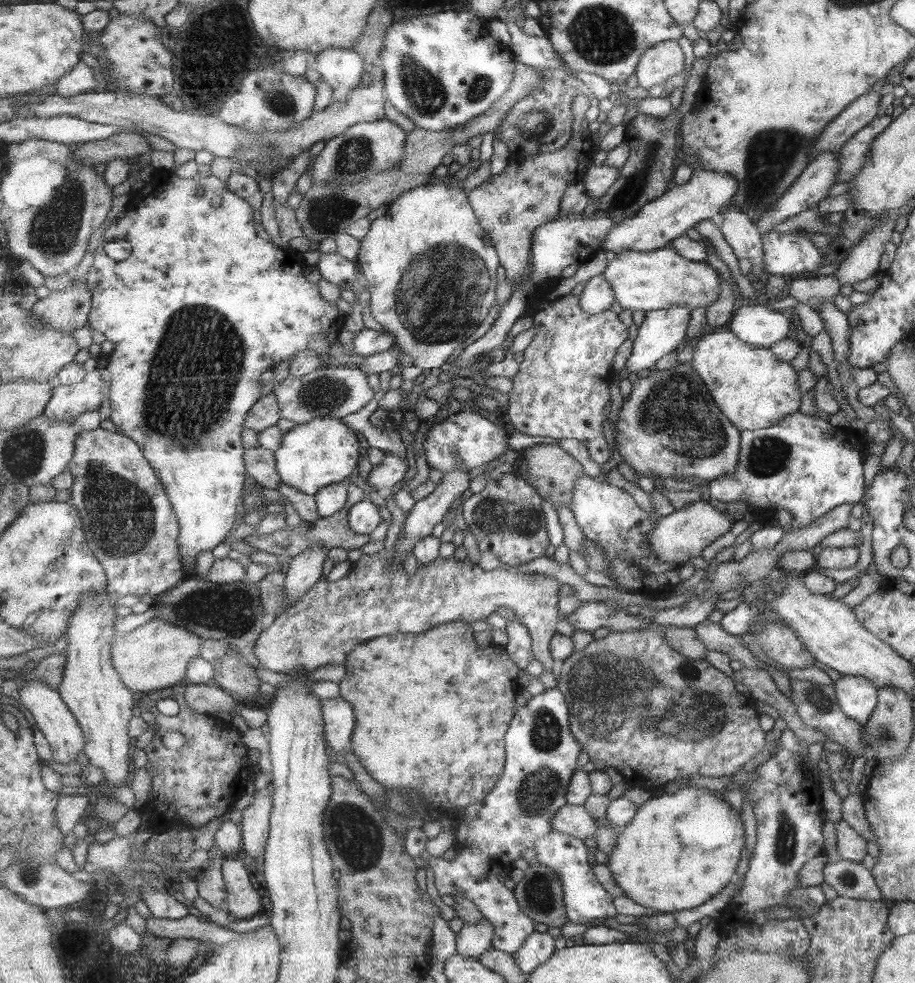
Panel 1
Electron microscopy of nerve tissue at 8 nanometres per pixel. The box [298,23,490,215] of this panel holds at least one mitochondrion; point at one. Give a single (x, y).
(428, 96)

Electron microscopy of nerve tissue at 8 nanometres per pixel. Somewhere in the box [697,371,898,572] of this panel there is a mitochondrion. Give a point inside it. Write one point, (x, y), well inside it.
(768, 454)

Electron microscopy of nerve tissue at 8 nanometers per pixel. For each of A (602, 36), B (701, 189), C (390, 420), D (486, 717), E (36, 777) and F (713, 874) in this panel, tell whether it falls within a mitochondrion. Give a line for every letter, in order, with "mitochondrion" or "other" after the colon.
A: mitochondrion
B: other
C: other
D: other
E: other
F: other

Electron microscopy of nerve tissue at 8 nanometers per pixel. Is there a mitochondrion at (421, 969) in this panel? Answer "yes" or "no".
no

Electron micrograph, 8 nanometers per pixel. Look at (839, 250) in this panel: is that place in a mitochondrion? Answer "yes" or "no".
no

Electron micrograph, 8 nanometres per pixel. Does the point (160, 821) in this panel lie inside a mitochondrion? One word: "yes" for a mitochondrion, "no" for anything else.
no

